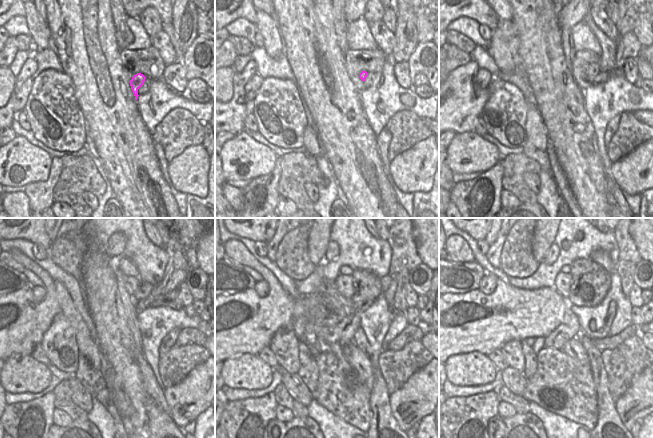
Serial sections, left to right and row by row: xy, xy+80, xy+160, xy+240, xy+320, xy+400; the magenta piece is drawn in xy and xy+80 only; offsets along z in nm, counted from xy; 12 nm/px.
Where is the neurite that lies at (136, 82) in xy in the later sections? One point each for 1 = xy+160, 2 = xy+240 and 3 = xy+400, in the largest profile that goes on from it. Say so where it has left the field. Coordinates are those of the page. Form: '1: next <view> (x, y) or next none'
1: next xy+160 (585, 68)
2: next xy+240 (132, 283)
3: next xy+400 (563, 281)

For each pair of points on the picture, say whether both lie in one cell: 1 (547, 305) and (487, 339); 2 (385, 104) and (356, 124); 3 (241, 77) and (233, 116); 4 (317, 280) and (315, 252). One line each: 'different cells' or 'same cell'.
1: same cell
2: different cells
3: same cell
4: different cells

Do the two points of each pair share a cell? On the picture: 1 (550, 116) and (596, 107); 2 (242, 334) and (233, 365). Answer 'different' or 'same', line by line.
1: different
2: different

